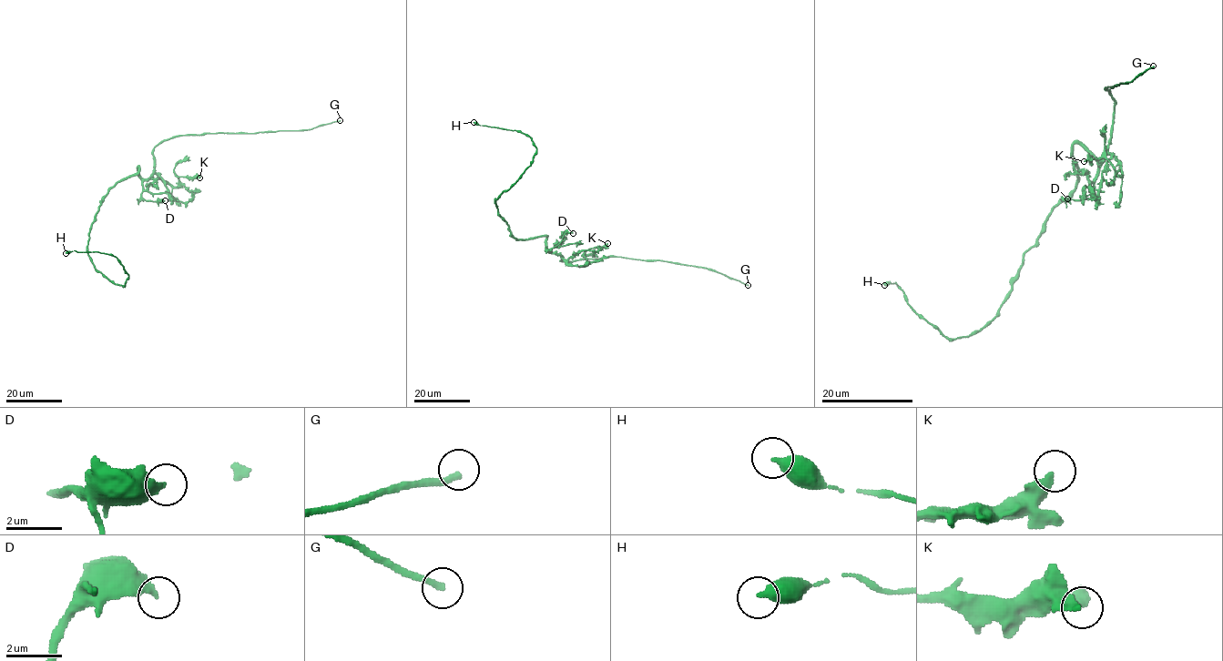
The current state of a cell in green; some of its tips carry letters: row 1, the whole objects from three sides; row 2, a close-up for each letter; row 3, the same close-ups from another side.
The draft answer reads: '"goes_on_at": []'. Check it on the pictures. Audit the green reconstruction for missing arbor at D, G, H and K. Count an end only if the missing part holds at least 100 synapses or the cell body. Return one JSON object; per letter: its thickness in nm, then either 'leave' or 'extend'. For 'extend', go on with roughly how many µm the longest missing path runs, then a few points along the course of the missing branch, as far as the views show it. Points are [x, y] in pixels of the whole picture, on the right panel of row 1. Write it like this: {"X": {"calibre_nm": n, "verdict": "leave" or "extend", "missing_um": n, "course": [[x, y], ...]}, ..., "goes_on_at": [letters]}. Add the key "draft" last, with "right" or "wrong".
{"D": {"calibre_nm": 280, "verdict": "leave"}, "G": {"calibre_nm": 240, "verdict": "extend", "missing_um": 170, "course": [[1153, 66], [1156, 44], [1142, 31], [1046, 6], [1085, 49], [1089, 71], [1068, 163], [1051, 131]]}, "H": {"calibre_nm": 400, "verdict": "leave"}, "K": {"calibre_nm": 300, "verdict": "leave"}, "goes_on_at": ["G"], "draft": "wrong"}

